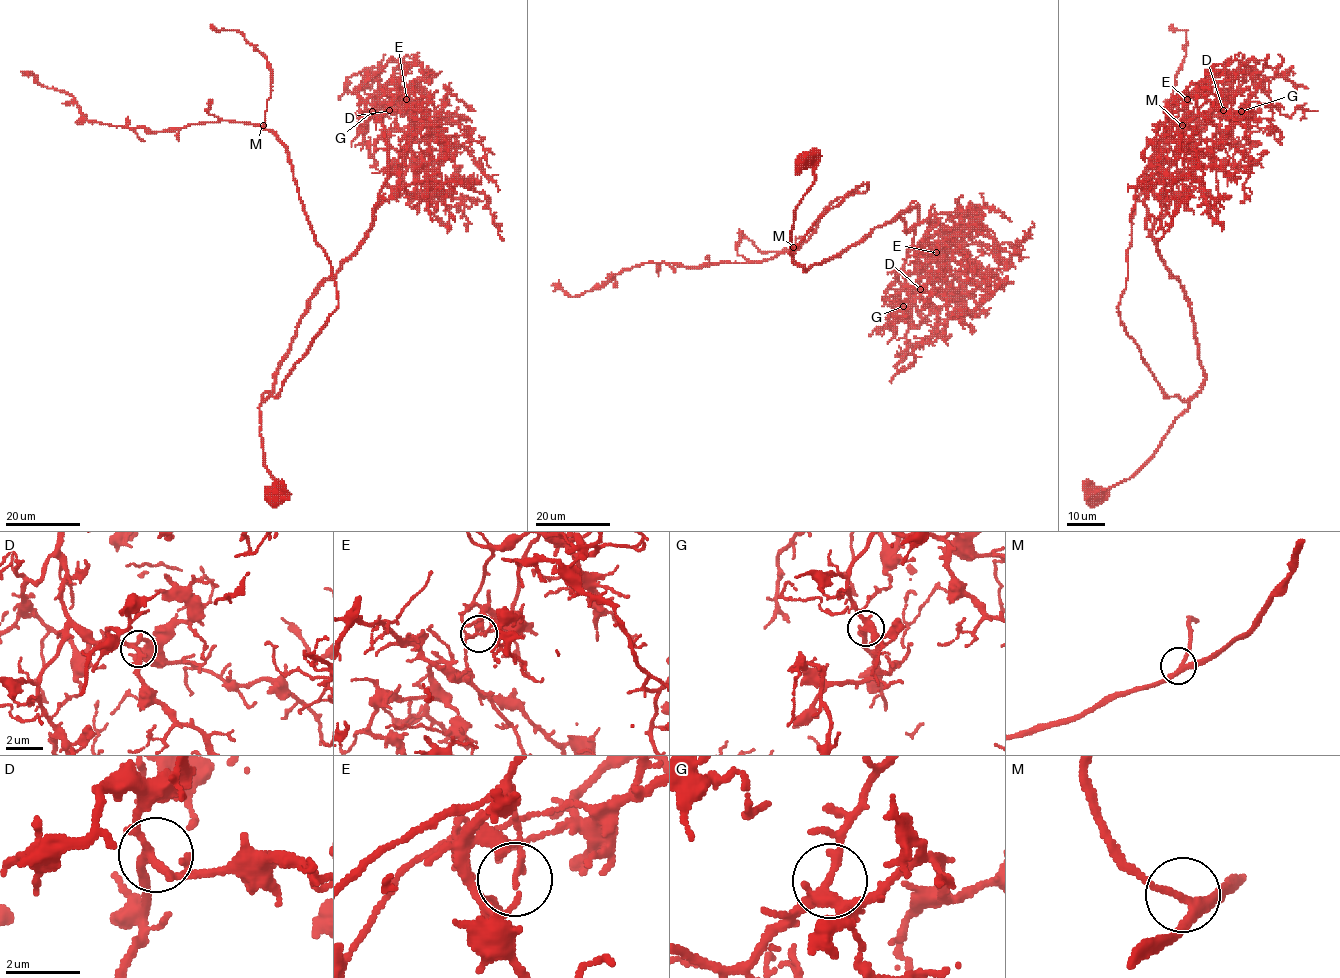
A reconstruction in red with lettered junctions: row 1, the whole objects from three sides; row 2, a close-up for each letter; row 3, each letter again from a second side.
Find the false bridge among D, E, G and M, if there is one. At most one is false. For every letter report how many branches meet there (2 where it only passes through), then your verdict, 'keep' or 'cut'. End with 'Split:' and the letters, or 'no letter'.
D: 3 | keep
E: 3 | cut
G: 3 | keep
M: 3 | keep
Split: E

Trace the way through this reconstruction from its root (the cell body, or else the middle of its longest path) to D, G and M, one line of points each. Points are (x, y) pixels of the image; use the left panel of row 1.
D: (275, 498), (284, 486), (265, 464), (260, 404), (307, 301), (371, 228), (387, 177), (373, 115), (389, 110)
G: (275, 498), (284, 486), (265, 464), (260, 404), (307, 301), (371, 228), (387, 177), (372, 111)
M: (275, 498), (284, 486), (265, 464), (260, 405), (279, 392), (338, 297), (289, 153), (263, 125)

